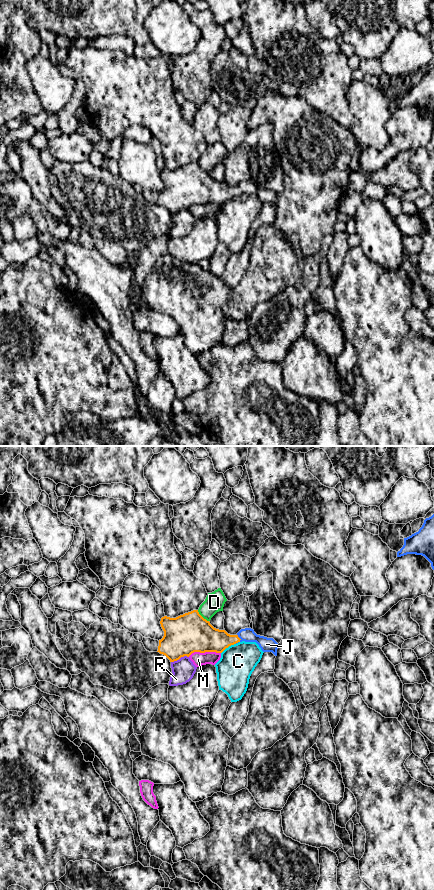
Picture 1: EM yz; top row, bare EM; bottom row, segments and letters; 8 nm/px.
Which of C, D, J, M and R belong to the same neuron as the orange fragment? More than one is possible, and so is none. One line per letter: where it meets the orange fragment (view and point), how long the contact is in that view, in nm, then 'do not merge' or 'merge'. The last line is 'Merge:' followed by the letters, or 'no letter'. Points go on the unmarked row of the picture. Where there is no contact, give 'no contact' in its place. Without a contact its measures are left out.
C: meets orange in yz at (228, 198); contact 150 nm long; do not merge
D: meets orange in yz at (201, 168); contact 130 nm long; do not merge
J: meets orange in yz at (240, 191); contact 80 nm long; merge
M: meets orange in yz at (204, 204); contact 260 nm long; do not merge
R: meets orange in yz at (179, 210); contact 150 nm long; do not merge
Merge: J

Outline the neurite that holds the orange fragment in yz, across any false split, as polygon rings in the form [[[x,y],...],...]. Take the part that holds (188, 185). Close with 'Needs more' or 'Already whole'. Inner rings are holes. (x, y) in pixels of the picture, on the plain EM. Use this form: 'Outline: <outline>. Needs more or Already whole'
Outline: [[[198,164],[180,167],[176,170],[164,168],[160,173],[164,188],[159,192],[158,203],[170,214],[189,209],[194,204],[222,205],[226,200],[239,194],[256,194],[263,204],[277,208],[278,195],[273,190],[257,187],[253,181],[241,181],[236,187],[214,180]]]. Needs more

